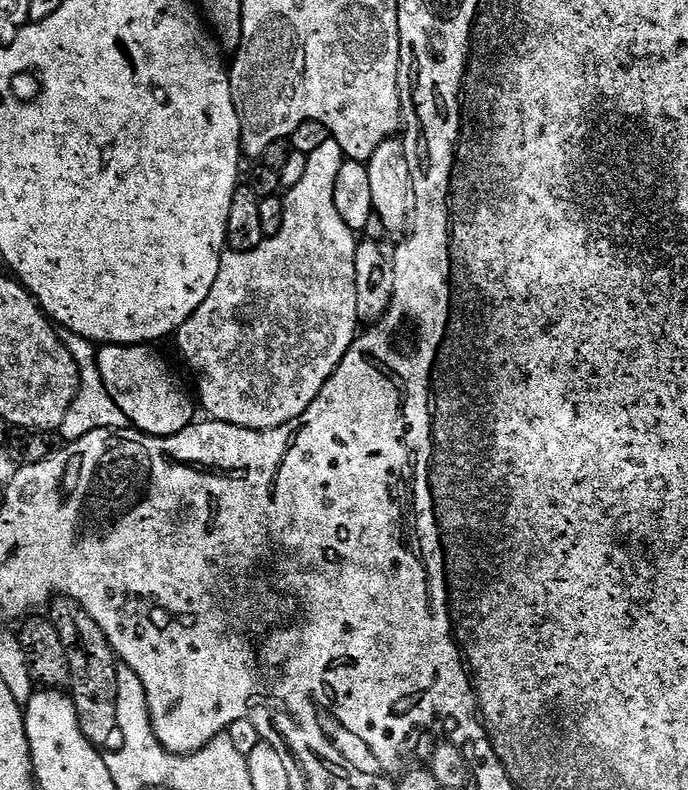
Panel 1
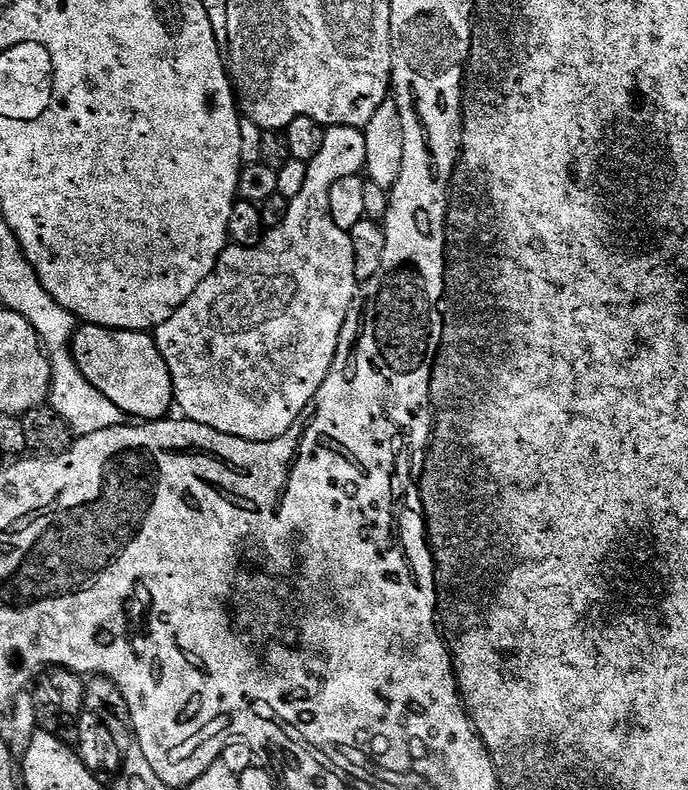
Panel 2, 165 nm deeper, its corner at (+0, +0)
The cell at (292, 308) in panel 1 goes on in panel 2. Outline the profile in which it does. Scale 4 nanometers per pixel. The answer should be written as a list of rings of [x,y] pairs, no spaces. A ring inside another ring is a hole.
[[[328,128],[324,134],[322,150],[318,150],[318,158],[308,163],[306,174],[306,186],[302,186],[302,194],[298,198],[289,201],[289,212],[280,228],[269,231],[264,241],[253,248],[241,248],[229,246],[224,249],[223,254],[218,258],[214,270],[190,294],[190,298],[180,307],[179,310],[166,322],[162,322],[154,330],[156,345],[166,358],[166,366],[172,375],[172,391],[174,393],[174,404],[177,409],[181,408],[183,419],[193,420],[202,426],[210,426],[222,434],[230,434],[234,438],[242,438],[250,442],[266,442],[286,434],[295,426],[301,414],[308,409],[308,404],[314,398],[318,386],[326,382],[326,374],[330,374],[330,366],[334,362],[334,354],[338,350],[338,342],[342,338],[344,324],[353,315],[352,303],[356,300],[356,283],[358,277],[354,270],[354,246],[349,233],[344,232],[338,226],[334,226],[334,218],[330,218],[330,190],[338,178],[350,178],[364,172],[366,162],[366,142],[363,131],[347,128]]]

